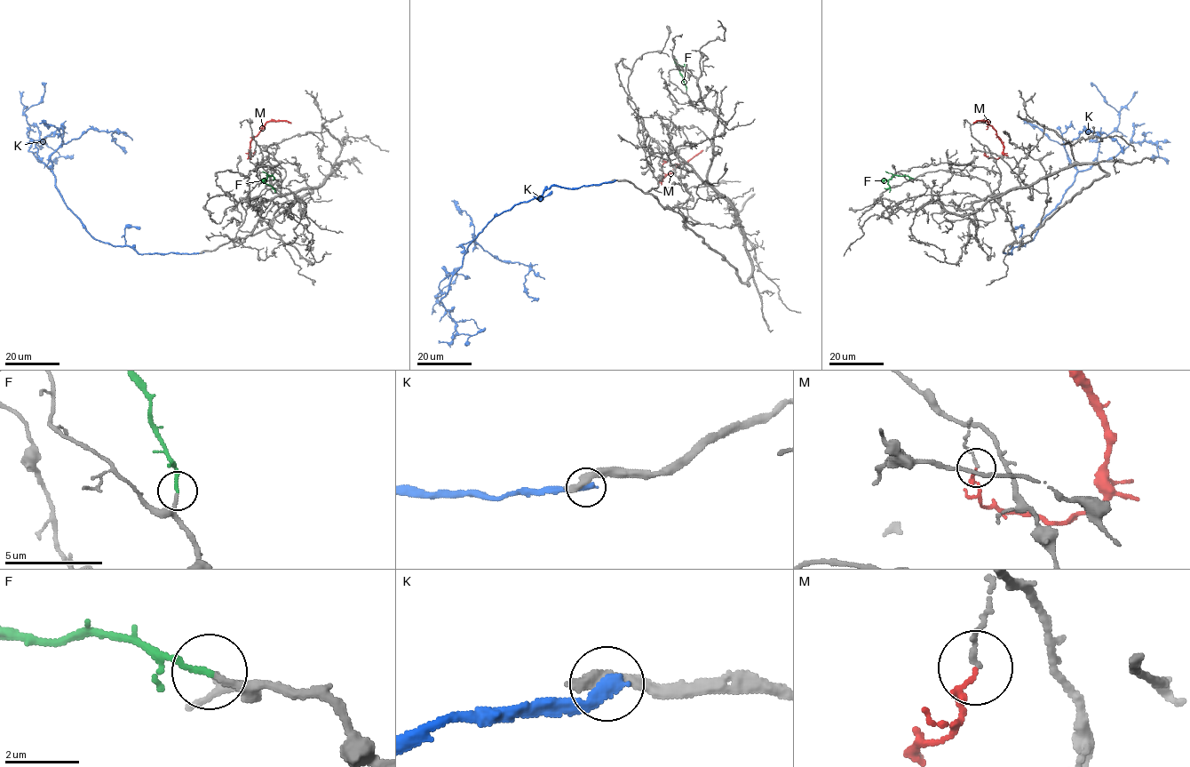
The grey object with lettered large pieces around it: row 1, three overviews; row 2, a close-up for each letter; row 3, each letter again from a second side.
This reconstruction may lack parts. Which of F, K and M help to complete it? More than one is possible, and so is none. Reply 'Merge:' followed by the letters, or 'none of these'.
Merge: F

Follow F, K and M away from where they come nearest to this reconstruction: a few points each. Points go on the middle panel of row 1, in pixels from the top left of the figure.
F: (686, 90), (677, 66), (687, 66)
K: (614, 179), (551, 186), (497, 214), (465, 253), (462, 245), (527, 266), (525, 292), (537, 300)
M: (666, 162), (662, 166), (660, 179), (702, 149)

